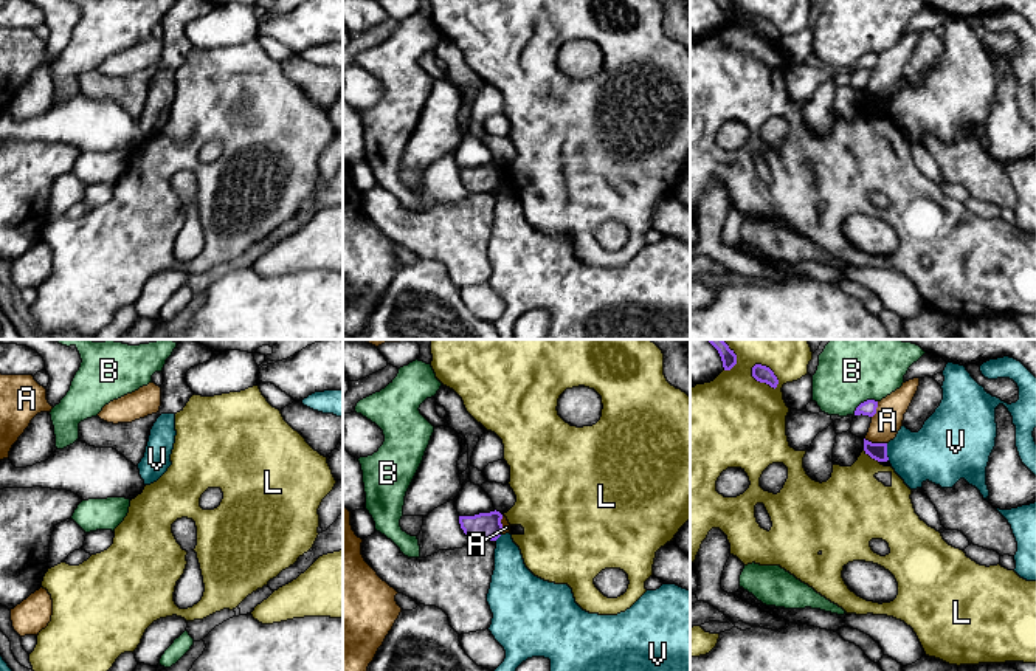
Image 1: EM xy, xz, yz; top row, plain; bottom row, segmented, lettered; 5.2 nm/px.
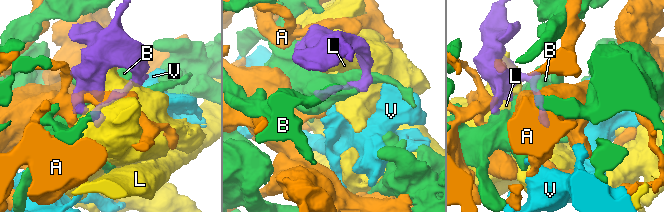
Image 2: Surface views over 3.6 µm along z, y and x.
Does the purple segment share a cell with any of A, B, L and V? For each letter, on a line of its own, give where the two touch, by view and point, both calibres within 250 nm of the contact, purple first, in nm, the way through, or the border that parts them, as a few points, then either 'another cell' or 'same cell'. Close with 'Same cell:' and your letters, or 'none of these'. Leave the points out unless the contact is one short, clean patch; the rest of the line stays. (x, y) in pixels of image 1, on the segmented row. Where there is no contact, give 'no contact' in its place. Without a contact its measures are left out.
A: contact yz (875, 443); calibres 90 and 150 nm; border yz (864, 439), (873, 443), (886, 443); another cell
B: contact yz (864, 402); calibres 80 and 420 nm; another cell
L: contact yz (757, 380); calibres 90 and 480 nm; another cell
V: contact yz (886, 451); calibres 90 and 280 nm; border yz (886, 443), (886, 456), (889, 459); another cell
Same cell: none of these

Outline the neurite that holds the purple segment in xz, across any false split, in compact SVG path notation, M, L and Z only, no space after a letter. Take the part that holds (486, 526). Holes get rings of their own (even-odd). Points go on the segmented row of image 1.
M499 511L479 513L475 516L459 516L464 533L471 541L496 541L502 533L502 514Z

